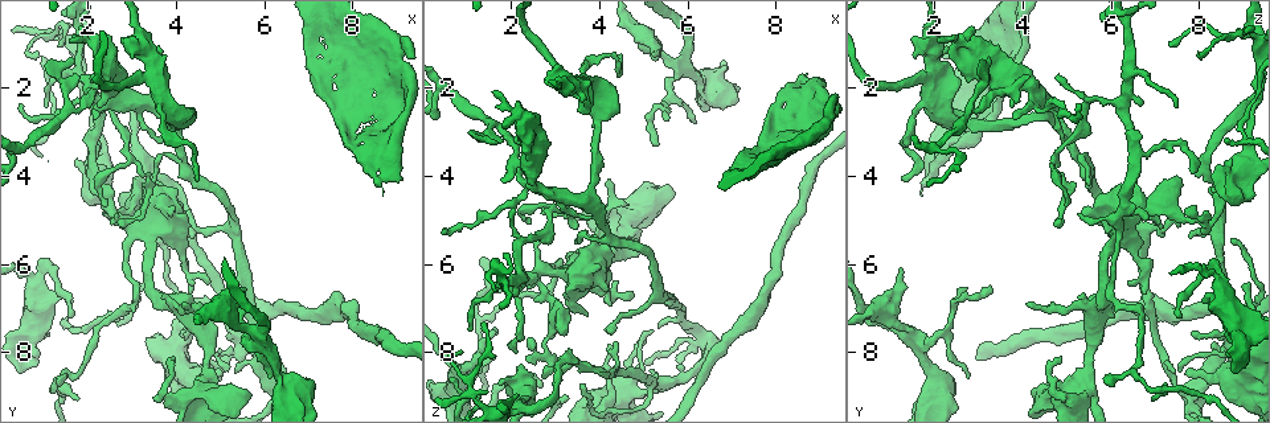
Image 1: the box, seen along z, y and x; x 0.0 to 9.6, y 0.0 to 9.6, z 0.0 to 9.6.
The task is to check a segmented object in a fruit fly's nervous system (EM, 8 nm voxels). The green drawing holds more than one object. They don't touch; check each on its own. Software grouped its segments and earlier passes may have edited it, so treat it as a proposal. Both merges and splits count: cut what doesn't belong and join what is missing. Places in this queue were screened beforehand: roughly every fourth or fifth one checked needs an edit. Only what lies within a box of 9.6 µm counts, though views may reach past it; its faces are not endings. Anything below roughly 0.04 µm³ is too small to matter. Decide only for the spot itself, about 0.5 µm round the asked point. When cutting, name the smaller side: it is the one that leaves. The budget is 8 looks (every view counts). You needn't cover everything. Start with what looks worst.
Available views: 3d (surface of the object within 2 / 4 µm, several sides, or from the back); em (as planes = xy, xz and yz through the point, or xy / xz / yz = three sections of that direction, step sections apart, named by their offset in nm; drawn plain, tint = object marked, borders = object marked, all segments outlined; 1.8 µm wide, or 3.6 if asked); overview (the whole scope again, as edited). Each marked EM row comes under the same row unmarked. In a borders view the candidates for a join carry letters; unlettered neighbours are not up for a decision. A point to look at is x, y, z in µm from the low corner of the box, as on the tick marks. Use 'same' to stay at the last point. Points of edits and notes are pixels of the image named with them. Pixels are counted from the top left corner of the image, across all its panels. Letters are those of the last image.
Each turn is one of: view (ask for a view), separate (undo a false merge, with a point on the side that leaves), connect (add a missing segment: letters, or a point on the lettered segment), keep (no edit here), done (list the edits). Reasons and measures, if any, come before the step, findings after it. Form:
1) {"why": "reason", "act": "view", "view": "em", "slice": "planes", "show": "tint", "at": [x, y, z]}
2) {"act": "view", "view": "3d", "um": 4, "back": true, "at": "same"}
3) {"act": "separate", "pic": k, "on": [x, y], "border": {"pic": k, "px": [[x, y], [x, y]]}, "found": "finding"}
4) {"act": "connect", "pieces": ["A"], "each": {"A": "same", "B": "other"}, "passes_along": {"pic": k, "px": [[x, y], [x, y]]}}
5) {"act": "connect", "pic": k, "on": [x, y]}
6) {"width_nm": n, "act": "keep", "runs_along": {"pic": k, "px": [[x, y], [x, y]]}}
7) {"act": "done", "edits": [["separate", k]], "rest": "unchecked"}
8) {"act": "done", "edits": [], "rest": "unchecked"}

{"why": "sharp bend", "act": "view", "view": "3d", "um": 4, "at": [2.25, 2.35, 5.45]}

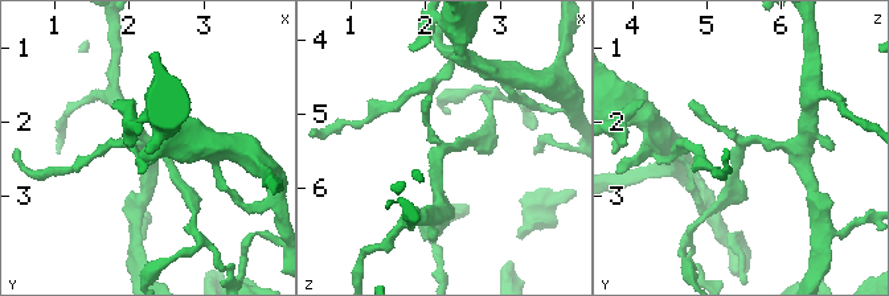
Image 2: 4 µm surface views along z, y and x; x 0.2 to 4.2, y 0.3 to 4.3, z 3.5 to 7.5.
{"act": "view", "view": "em", "um": 3.6, "slice": "planes", "show": "borders", "at": [2.35, 2.30, 5.45]}

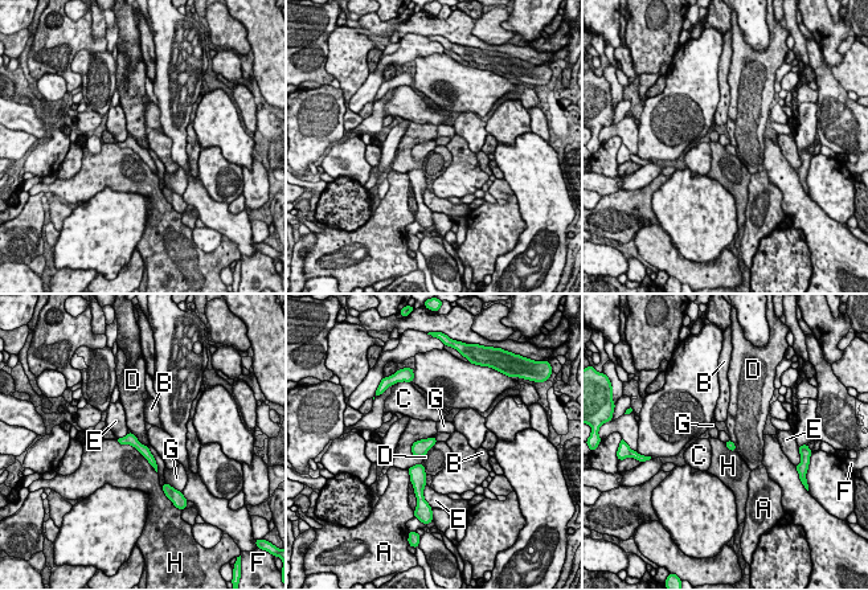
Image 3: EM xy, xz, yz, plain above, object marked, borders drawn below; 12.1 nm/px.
{"width_nm": 100, "act": "keep", "each": {"A": "other", "B": "other", "C": "other", "D": "other", "E": "other", "F": "other", "G": "other", "H": "other"}, "found": "one neuron here"}

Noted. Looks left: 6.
{"why": "sharp bend", "act": "view", "view": "3d", "um": 4, "at": [6.50, 8.95, 7.90]}

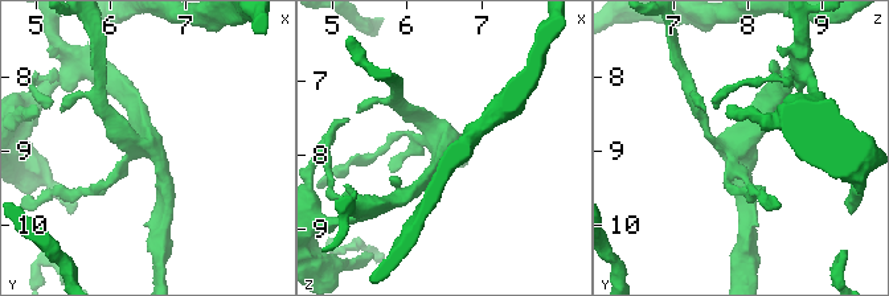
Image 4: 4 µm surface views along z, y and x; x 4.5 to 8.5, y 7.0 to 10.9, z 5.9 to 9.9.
{"act": "view", "view": "em", "slice": "xz", "step": 8, "show": "tint", "at": [6.55, 8.90, 7.85]}

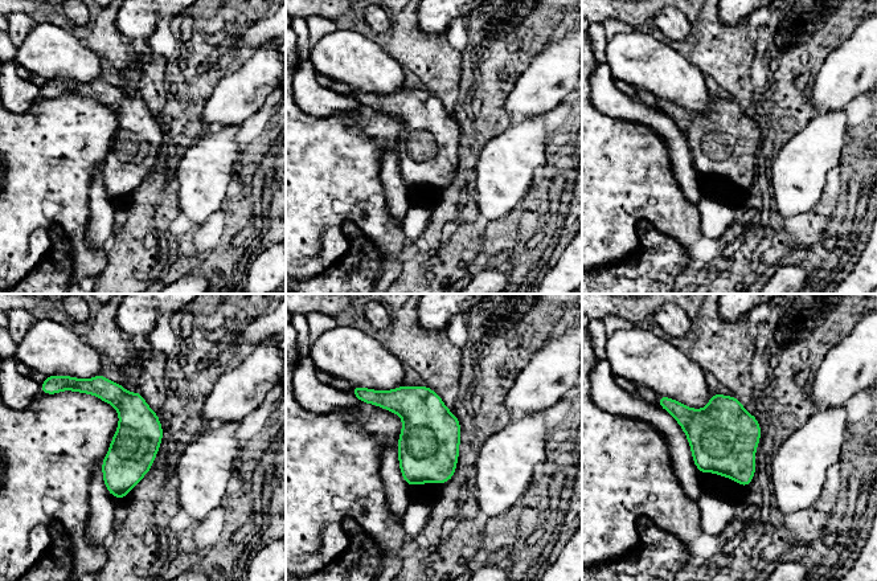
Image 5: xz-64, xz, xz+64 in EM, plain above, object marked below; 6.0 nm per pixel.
{"why": "another direction", "act": "view", "view": "em", "slice": "xy", "step": 8, "show": "borders", "at": "same"}

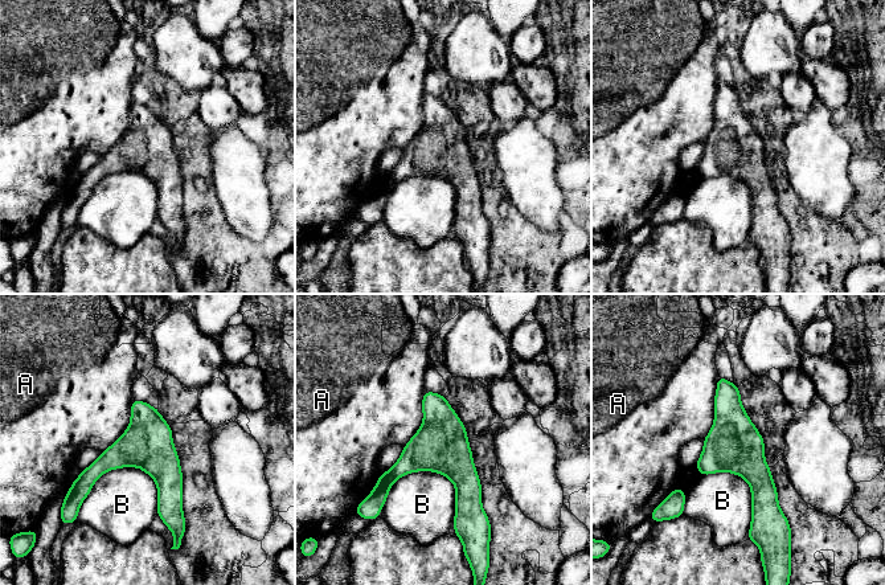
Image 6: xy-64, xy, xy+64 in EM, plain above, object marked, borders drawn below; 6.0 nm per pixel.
{"longest_contact_nm": ["B", 480], "act": "keep", "each": {"A": "other", "B": "other"}, "runs_along": {"pic": 6, "px": [[720, 381], [757, 519]]}, "found": "continuous, no second neuron"}

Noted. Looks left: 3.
{"why": "sudden change in width", "act": "view", "view": "3d", "um": 4, "at": [0.70, 6.25, 8.40]}

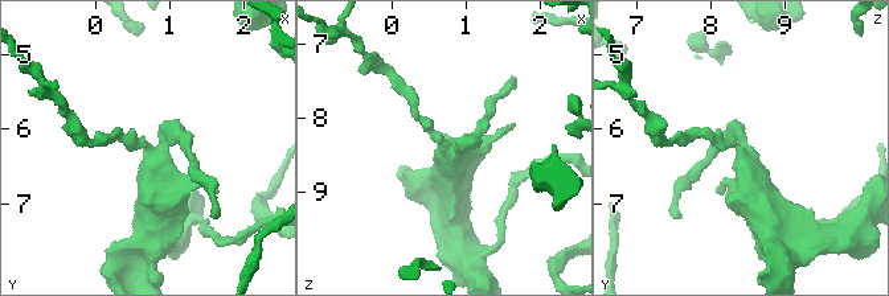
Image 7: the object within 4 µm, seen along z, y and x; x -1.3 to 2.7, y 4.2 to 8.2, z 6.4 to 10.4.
{"why": "need the tissue", "act": "view", "view": "em", "slice": "xz", "step": 16, "show": "tint", "at": [0.70, 6.25, 8.40]}

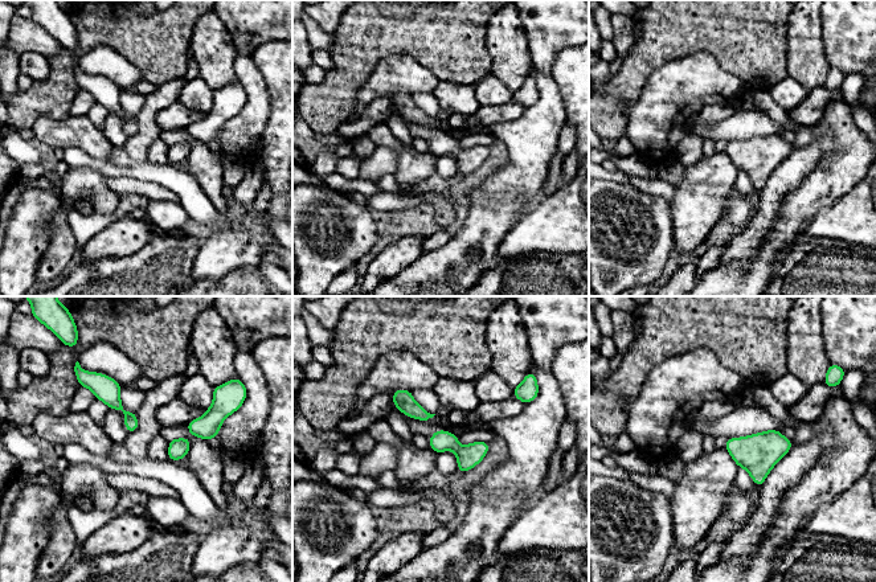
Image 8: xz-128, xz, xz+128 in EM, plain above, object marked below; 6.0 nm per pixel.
{"act": "view", "view": "em", "slice": "planes", "show": "borders", "at": "same"}

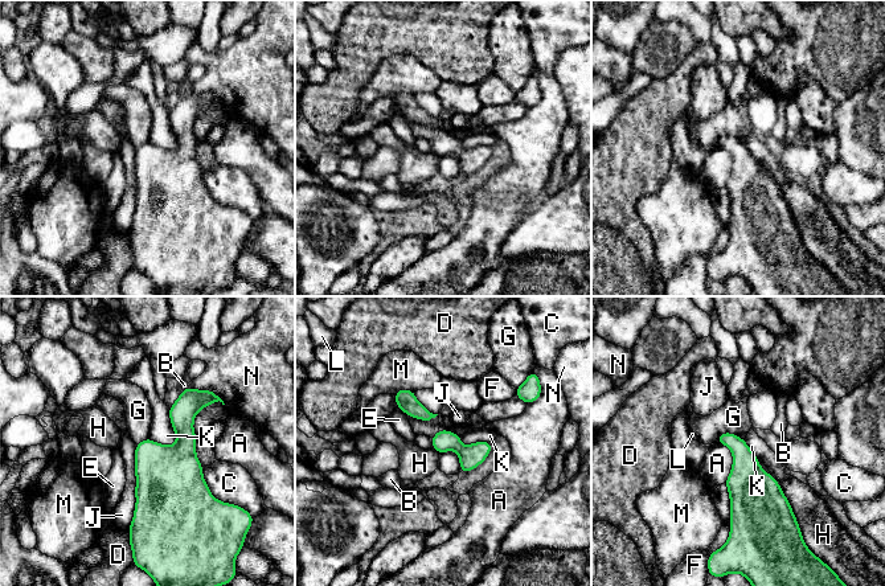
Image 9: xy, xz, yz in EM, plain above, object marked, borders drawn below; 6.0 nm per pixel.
{"longest_contact_nm": ["J", 500], "act": "keep", "each": {"A": "other", "B": "other", "C": "other", "D": "other", "E": "other", "F": "other", "G": "other", "H": "other", "J": "other", "K": "other", "L": "other", "M": "other", "N": "other"}, "border": {"pic": 9, "px": [[168, 408], [176, 437], [172, 446]]}, "found": "one neuron here"}

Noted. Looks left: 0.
{"act": "done", "edits": [], "rest": "unchecked"}

